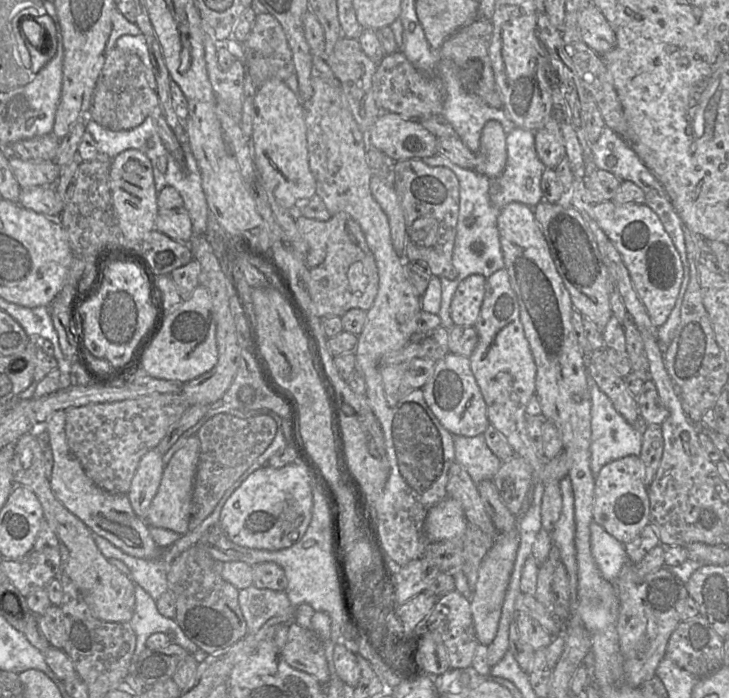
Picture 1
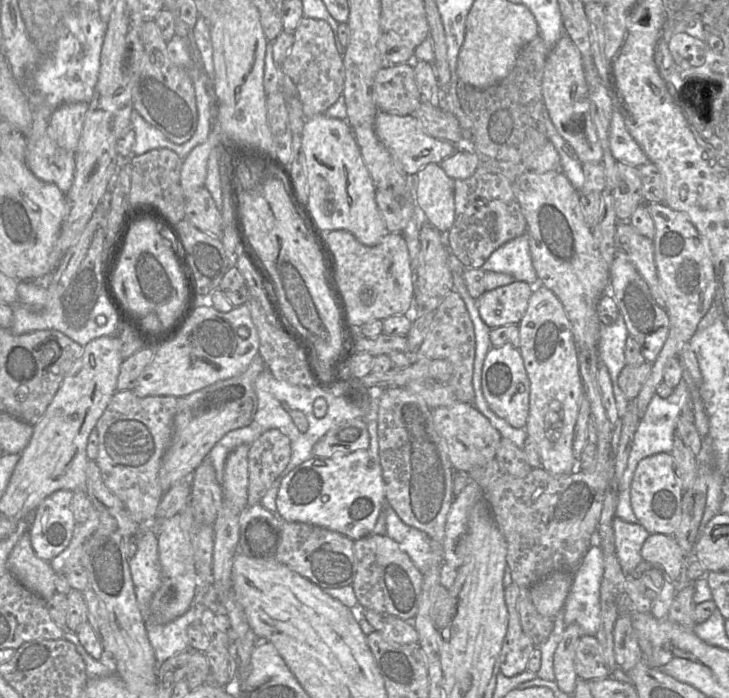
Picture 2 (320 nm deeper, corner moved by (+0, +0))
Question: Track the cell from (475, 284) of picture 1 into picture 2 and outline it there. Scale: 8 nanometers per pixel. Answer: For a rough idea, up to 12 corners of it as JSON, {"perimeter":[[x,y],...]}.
{"perimeter":[[514,281],[477,299],[490,329],[518,324],[534,287]]}

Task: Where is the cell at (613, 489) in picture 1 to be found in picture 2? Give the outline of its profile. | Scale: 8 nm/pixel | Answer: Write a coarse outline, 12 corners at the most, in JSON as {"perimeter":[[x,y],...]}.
{"perimeter":[[670,452],[642,459],[630,503],[650,534],[673,535],[684,488]]}

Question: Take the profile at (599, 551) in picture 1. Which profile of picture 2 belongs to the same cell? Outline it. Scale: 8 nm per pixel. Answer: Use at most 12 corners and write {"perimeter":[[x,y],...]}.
{"perimeter":[[614,517],[615,555],[630,573],[642,561],[650,533],[637,523]]}

